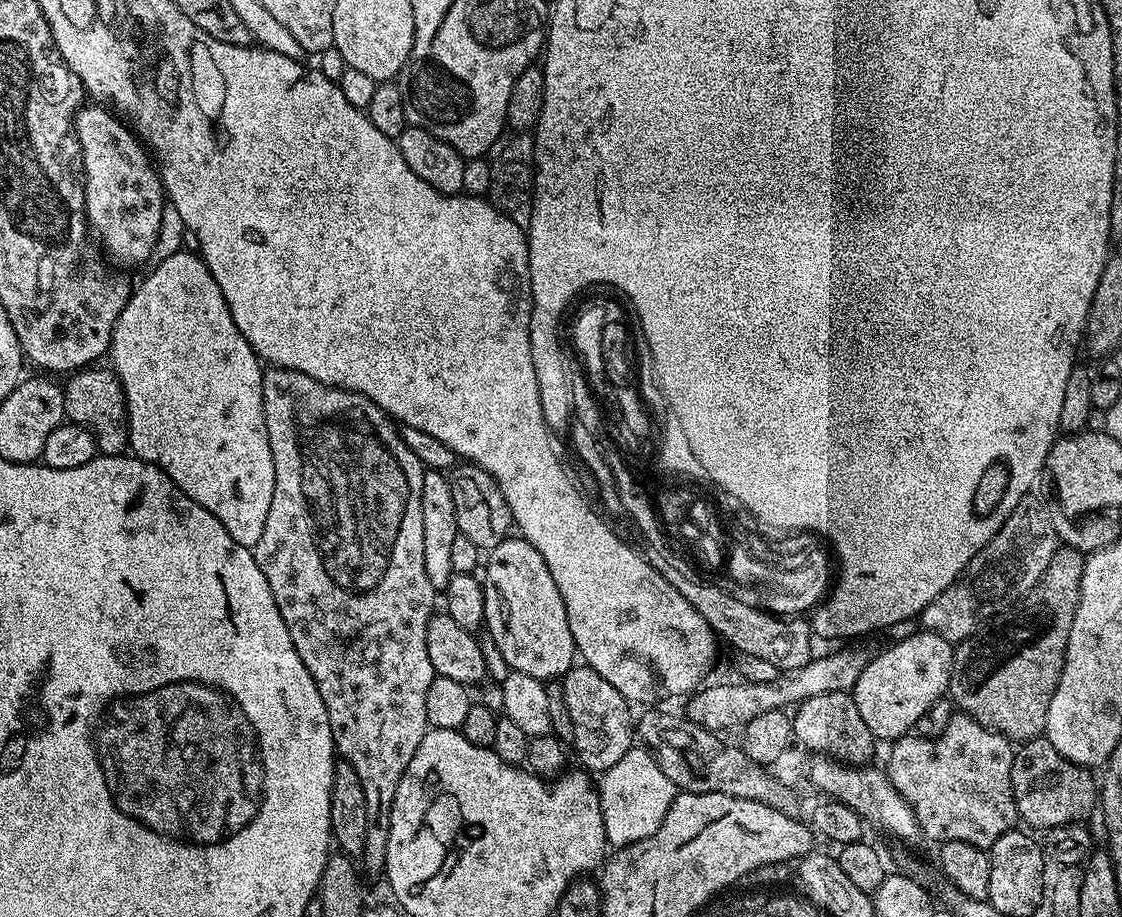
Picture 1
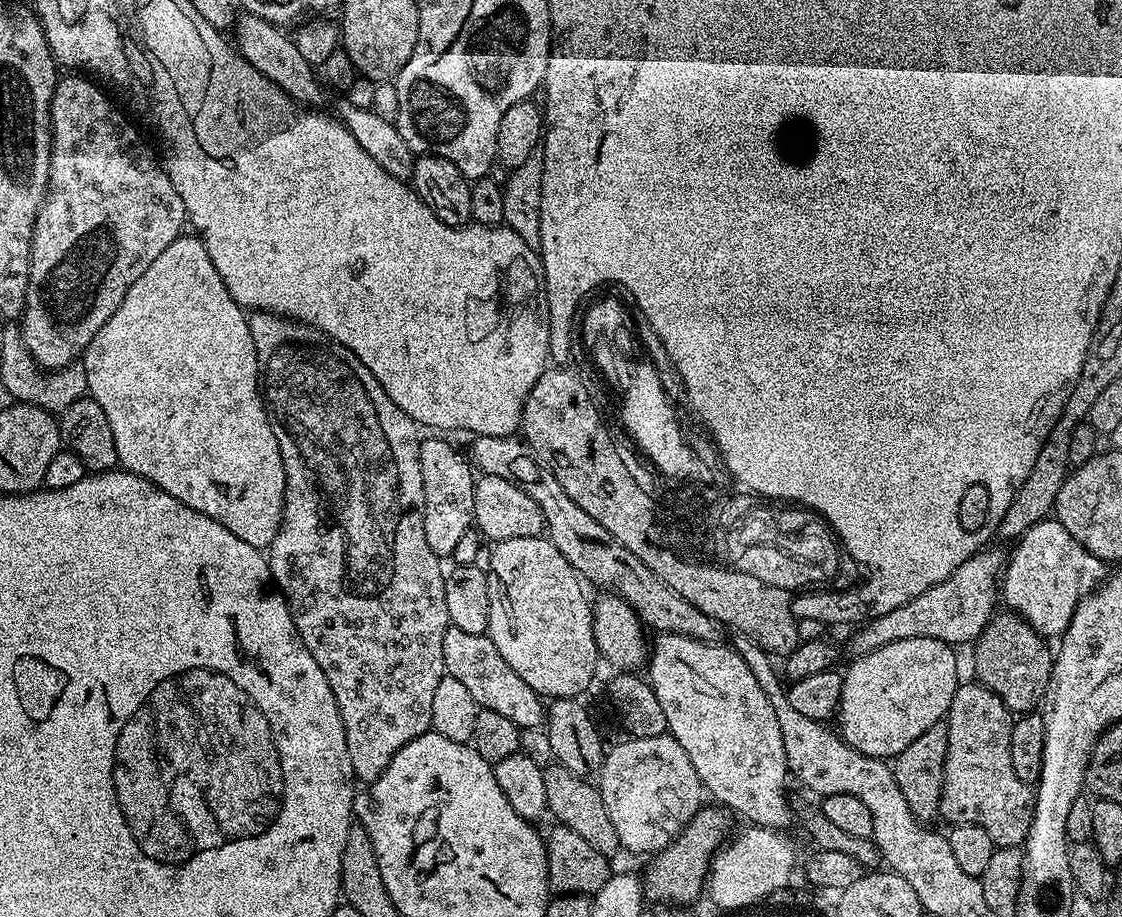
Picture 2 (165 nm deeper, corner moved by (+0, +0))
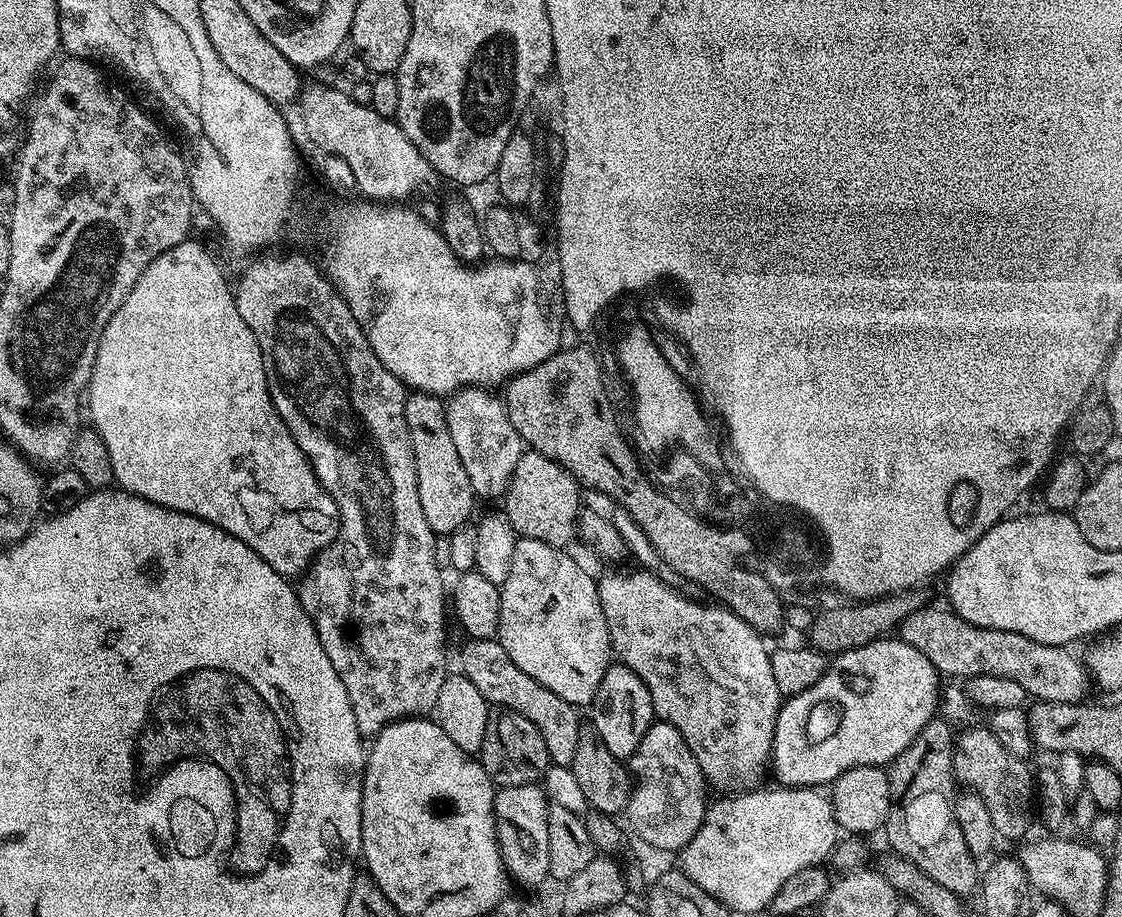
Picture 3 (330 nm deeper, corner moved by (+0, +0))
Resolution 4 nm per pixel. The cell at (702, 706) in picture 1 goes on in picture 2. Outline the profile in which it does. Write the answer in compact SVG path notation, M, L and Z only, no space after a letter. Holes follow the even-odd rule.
M992 547L976 552L969 560L962 562L950 578L938 582L938 586L930 586L930 590L918 594L918 598L910 598L906 606L898 606L890 610L890 614L882 614L857 627L853 631L856 633L848 640L849 657L865 656L874 650L882 650L882 646L890 646L890 642L902 642L906 638L934 638L953 646L971 645L993 619L996 604L998 608L1006 552Z

